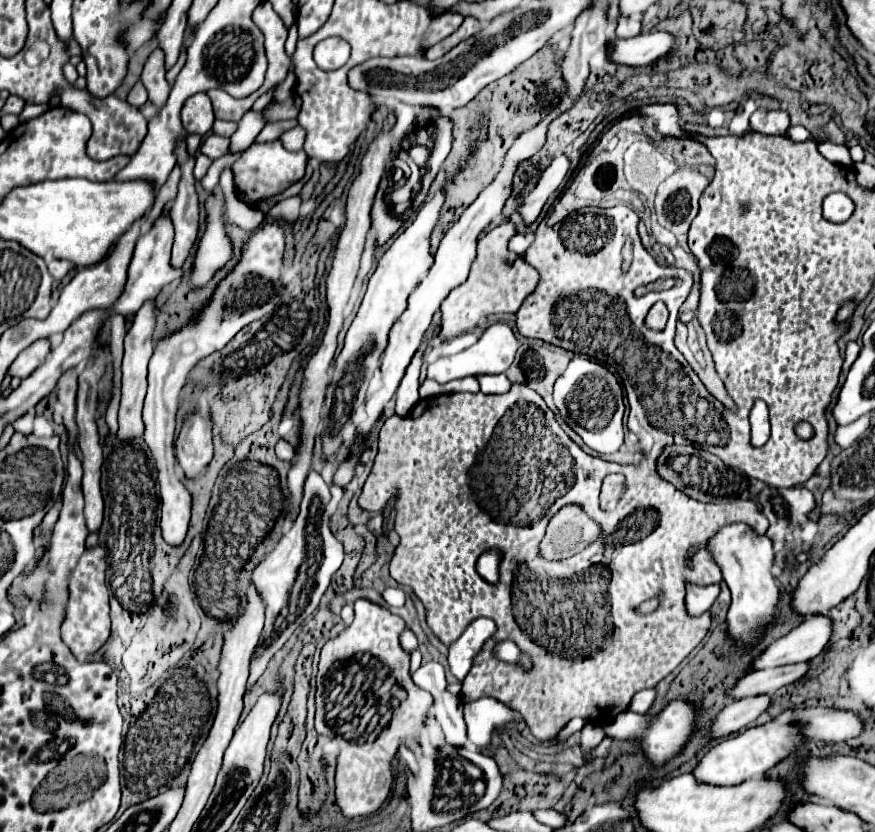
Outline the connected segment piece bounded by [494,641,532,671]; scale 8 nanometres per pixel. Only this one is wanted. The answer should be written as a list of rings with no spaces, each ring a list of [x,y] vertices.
[[[500,641],[498,647],[494,647],[494,657],[498,661],[504,661],[504,663],[522,665],[522,669],[526,669],[526,671],[532,669],[530,657],[526,653],[522,653],[514,641]]]

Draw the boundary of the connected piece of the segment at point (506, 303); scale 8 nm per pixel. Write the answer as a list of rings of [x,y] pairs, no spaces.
[[[502,223],[494,227],[488,235],[478,241],[476,259],[472,263],[468,279],[452,289],[440,305],[440,339],[448,341],[472,327],[476,327],[484,317],[492,313],[506,313],[506,307],[514,307],[514,311],[522,305],[524,297],[534,291],[538,285],[538,273],[530,265],[526,265],[522,255],[516,255],[506,249],[508,239],[514,235],[512,223]]]

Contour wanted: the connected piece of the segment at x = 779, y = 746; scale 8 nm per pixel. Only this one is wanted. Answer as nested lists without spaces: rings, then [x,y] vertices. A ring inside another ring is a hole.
[[[768,721],[760,727],[752,727],[736,737],[724,739],[720,743],[716,743],[700,761],[698,765],[692,769],[692,775],[696,781],[702,781],[706,785],[740,785],[742,781],[748,779],[758,779],[762,777],[768,769],[772,769],[778,761],[786,759],[796,747],[798,741],[796,737],[800,731],[786,721]]]

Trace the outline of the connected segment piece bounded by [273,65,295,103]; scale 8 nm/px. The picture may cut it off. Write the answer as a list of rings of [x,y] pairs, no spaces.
[[[293,65],[290,66],[288,75],[274,91],[273,98],[279,103],[283,103],[292,93],[295,86],[295,76],[293,74]]]

